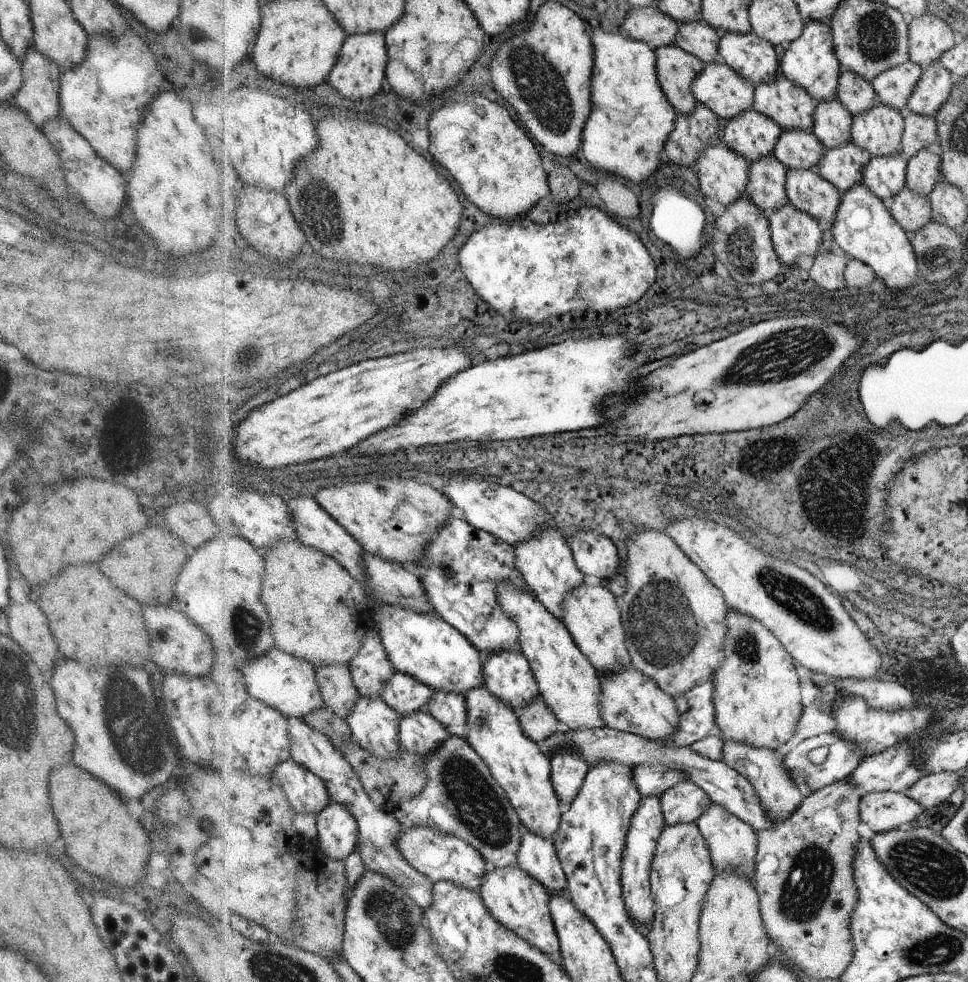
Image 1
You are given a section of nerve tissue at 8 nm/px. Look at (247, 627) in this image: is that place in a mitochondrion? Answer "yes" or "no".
yes

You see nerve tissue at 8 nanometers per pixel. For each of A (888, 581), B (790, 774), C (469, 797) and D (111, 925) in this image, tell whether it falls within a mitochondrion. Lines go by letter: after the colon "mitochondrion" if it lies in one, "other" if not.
A: other
B: other
C: mitochondrion
D: other

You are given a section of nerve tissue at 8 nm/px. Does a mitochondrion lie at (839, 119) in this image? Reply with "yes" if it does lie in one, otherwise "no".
no

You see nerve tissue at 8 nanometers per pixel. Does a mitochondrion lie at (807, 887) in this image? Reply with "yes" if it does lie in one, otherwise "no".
yes

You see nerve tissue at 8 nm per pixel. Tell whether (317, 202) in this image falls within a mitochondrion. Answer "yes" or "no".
yes

